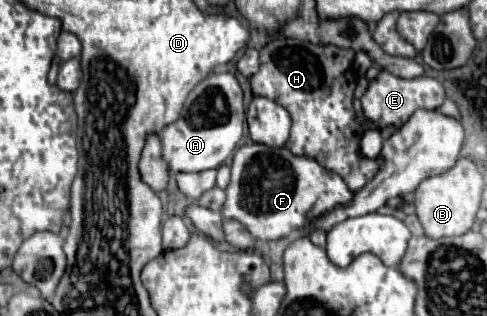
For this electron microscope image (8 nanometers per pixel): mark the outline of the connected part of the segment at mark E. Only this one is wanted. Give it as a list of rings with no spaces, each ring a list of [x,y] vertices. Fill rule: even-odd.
[[[376,77],[370,81],[364,97],[362,97],[362,111],[368,115],[370,121],[378,125],[402,125],[408,117],[420,109],[438,109],[444,101],[444,87],[432,77],[416,77],[416,79],[402,79],[402,77]]]

